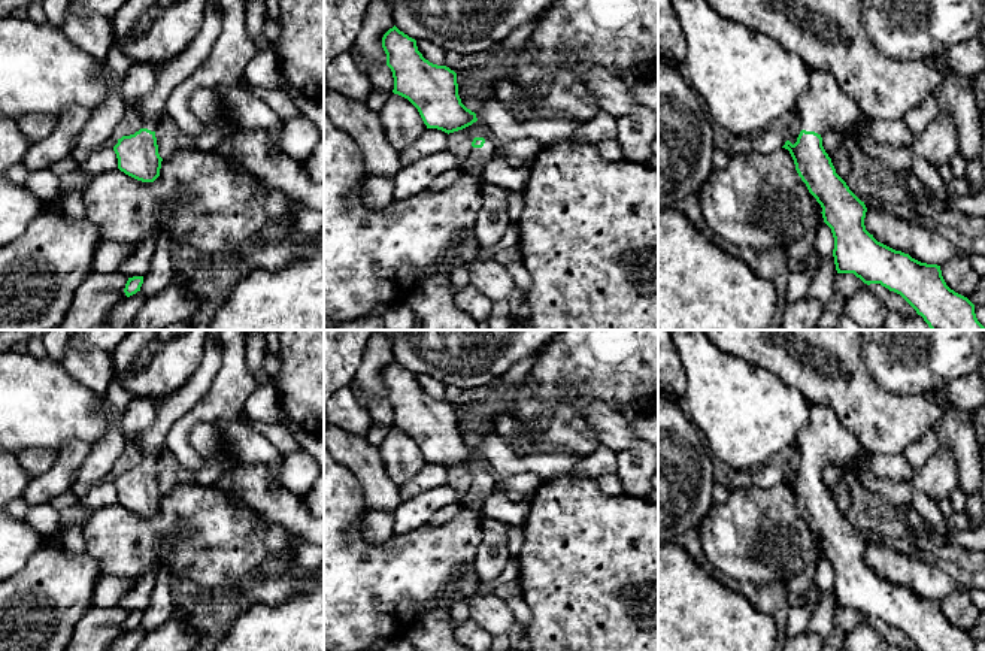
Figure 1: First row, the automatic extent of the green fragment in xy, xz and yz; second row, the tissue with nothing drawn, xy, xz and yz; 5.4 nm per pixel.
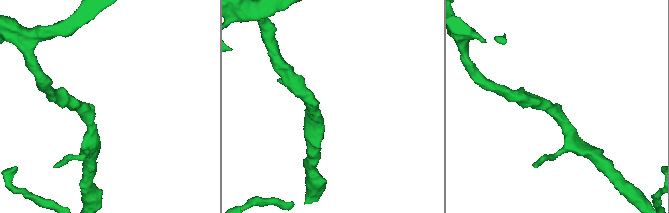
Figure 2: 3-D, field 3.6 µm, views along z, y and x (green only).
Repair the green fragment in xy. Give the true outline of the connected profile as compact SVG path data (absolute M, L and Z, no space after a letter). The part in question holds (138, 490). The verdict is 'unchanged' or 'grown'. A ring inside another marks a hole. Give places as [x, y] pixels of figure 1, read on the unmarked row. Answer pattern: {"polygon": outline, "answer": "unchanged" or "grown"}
{"polygon": "M206 330L198 367L175 394L161 400L155 424L131 443L140 451L142 463L134 469L122 470L113 481L121 506L142 517L154 517L160 511L163 493L158 488L155 466L166 449L166 436L172 426L206 396L221 364L219 330Z", "answer": "grown"}

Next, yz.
{"polygon": "M810 403L809 424L798 433L797 445L801 466L794 479L787 475L782 482L789 485L798 511L822 542L824 557L834 572L833 591L837 608L854 608L867 620L881 618L900 629L921 651L976 651L975 639L946 620L940 600L921 597L909 588L895 585L866 564L867 542L836 508L821 472L830 463L846 464L861 449L855 436L839 423L830 408Z", "answer": "grown"}

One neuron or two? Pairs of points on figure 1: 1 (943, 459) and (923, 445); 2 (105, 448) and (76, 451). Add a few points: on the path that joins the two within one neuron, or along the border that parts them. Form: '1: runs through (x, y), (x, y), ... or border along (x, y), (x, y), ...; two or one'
1: border along (940, 444), (915, 471); two
2: border along (91, 447), (73, 481); two

